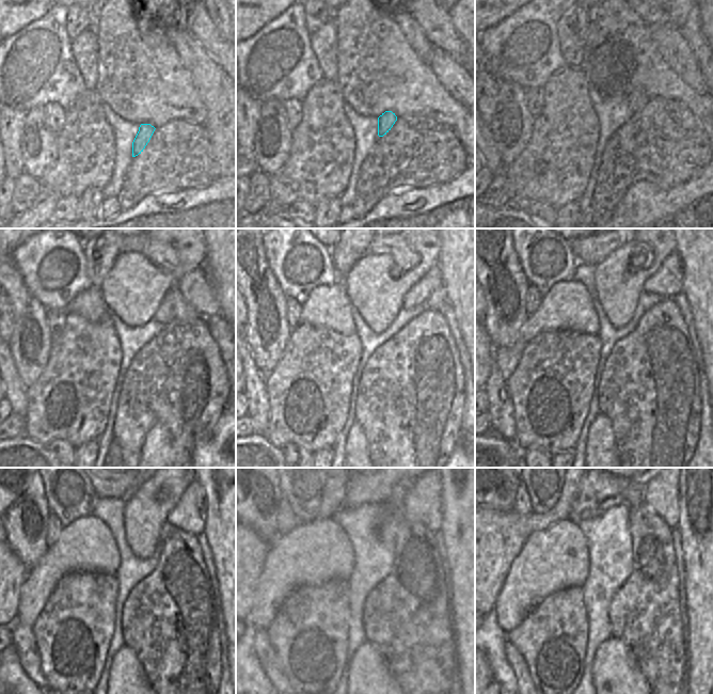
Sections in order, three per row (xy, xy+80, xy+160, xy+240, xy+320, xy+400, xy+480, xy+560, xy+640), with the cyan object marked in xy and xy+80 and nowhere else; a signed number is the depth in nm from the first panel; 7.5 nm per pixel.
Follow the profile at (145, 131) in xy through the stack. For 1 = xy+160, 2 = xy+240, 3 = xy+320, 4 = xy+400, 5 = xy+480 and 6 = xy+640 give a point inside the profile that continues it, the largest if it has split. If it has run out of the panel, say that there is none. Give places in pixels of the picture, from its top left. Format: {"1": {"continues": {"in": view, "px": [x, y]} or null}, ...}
{"1": {"continues": {"in": "xy+160", "px": [637, 98]}}, "2": {"continues": {"in": "xy+240", "px": [164, 314]}}, "3": {"continues": {"in": "xy+320", "px": [431, 280]}}, "4": {"continues": {"in": "xy+400", "px": [667, 281]}}, "5": {"continues": {"in": "xy+480", "px": [189, 515]}}, "6": {"continues": {"in": "xy+640", "px": [662, 492]}}}

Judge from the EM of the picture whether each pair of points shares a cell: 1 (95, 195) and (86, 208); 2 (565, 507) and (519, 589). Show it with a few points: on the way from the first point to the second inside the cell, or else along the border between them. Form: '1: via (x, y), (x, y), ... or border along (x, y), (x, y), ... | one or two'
1: via (92, 199), (89, 205) | one
2: border along (567, 518), (563, 518), (544, 529), (533, 532) | two

